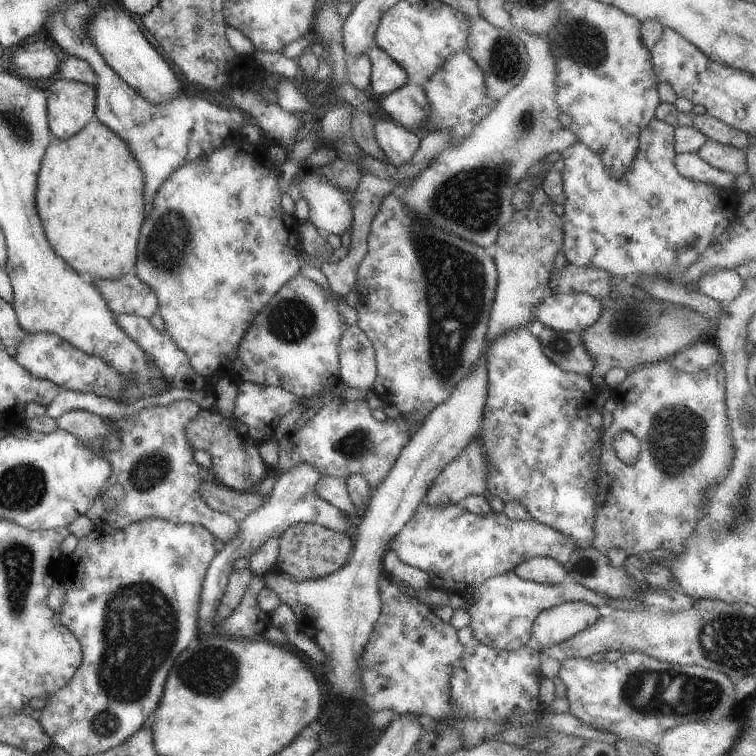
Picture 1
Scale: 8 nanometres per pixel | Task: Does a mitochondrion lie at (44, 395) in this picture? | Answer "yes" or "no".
no

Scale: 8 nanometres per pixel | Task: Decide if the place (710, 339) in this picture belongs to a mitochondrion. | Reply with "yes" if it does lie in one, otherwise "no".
no

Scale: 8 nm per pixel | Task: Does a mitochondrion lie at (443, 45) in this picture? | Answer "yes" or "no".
no

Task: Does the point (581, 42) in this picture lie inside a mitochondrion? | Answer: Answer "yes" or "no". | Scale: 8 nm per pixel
yes

